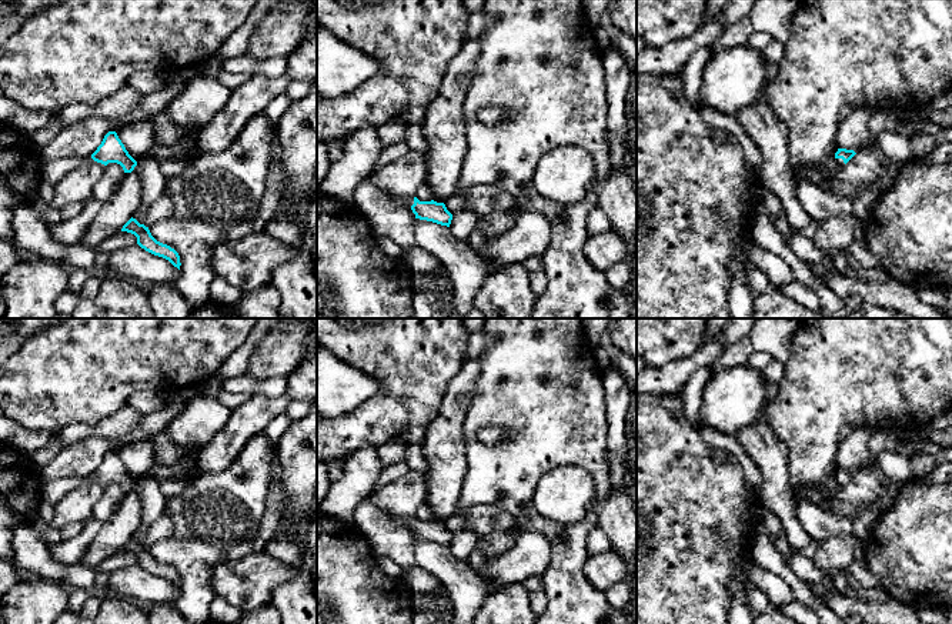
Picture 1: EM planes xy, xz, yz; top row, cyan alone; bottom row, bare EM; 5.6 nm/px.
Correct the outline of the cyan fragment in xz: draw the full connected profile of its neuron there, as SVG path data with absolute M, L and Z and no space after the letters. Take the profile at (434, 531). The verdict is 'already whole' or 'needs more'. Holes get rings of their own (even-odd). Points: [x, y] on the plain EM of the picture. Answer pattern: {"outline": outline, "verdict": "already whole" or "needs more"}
{"outline": "M391 515L395 523L408 525L415 538L432 541L441 545L450 547L452 534L447 530L444 523L431 521L420 521L414 515Z", "verdict": "needs more"}

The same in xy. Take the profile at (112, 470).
{"outline": "M108 451L104 456L101 464L91 475L63 477L43 483L40 498L41 501L54 505L66 494L93 481L101 483L104 485L107 485L108 483L117 483L123 487L124 493L131 493L137 485L137 481L128 474L117 453Z", "verdict": "needs more"}

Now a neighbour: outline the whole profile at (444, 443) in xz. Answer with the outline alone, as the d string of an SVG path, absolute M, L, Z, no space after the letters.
M480 358L462 363L447 387L438 416L425 426L422 451L428 471L424 474L424 504L432 510L437 523L445 523L458 513L457 503L467 474L464 420L478 376Z

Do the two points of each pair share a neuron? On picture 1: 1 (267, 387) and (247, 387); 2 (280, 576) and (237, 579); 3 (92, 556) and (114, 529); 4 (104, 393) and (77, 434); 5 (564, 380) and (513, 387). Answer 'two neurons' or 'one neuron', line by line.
1: one neuron
2: one neuron
3: one neuron
4: two neurons
5: one neuron

